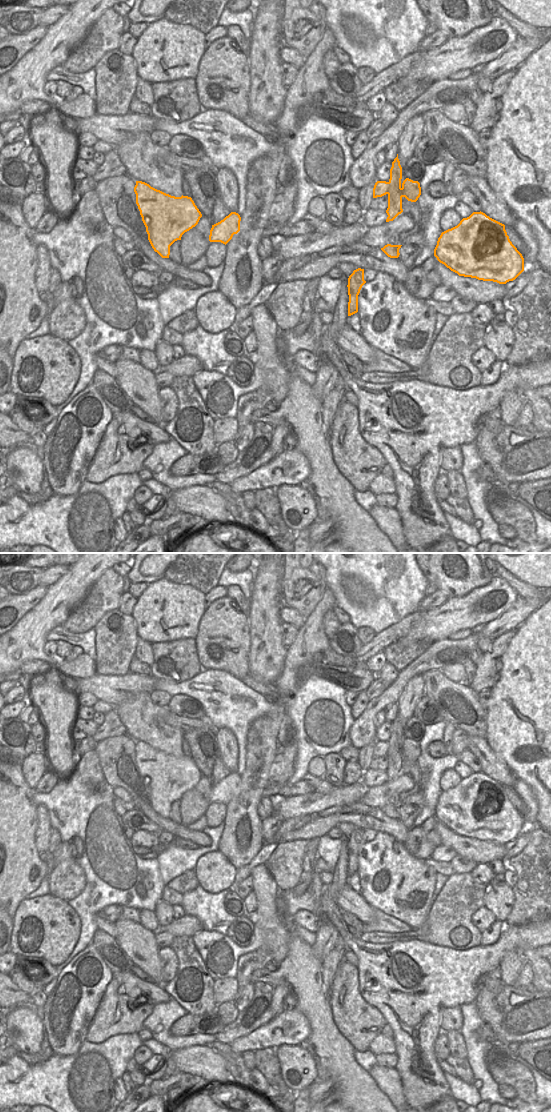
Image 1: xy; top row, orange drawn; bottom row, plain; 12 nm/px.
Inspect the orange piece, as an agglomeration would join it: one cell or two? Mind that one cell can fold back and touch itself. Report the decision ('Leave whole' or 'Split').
Split

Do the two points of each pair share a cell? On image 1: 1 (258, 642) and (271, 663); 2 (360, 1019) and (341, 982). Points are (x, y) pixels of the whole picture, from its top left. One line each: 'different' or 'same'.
1: same
2: same

